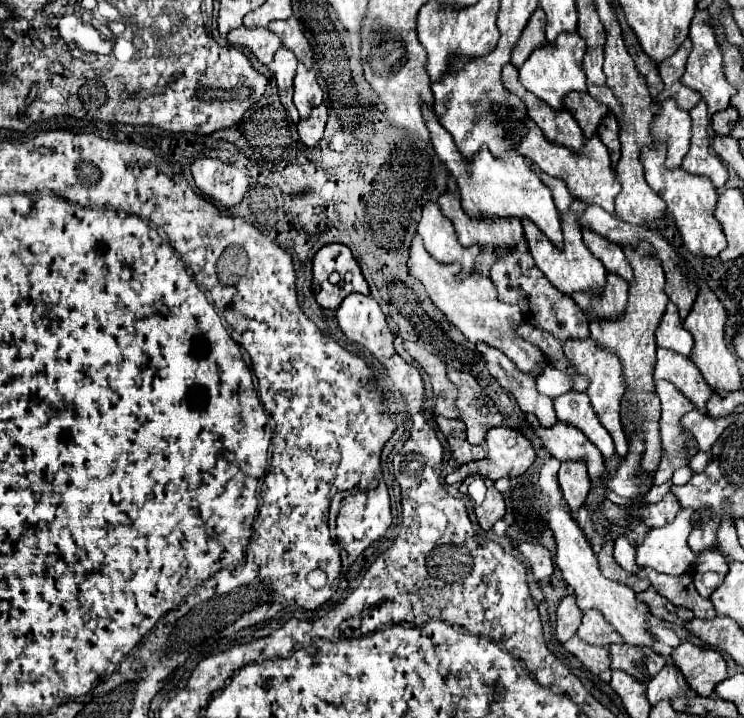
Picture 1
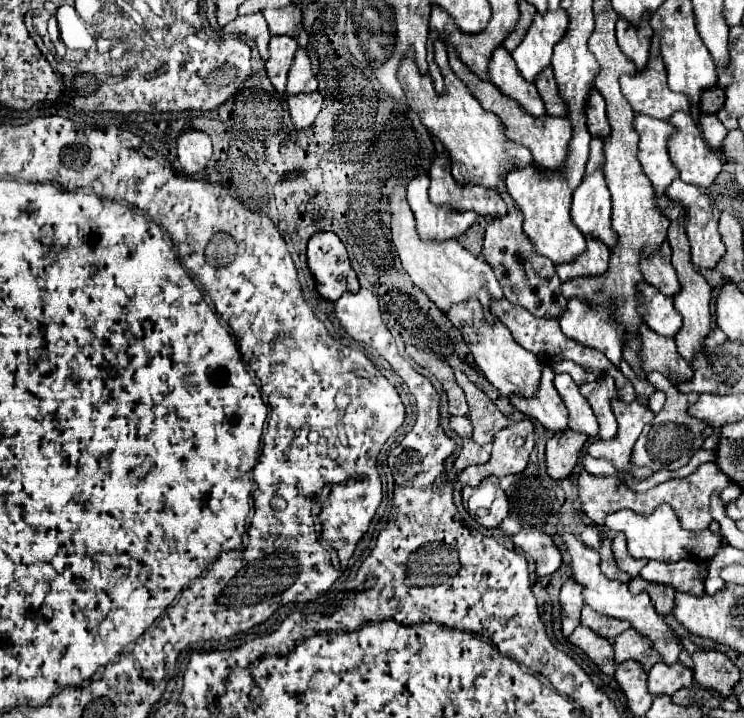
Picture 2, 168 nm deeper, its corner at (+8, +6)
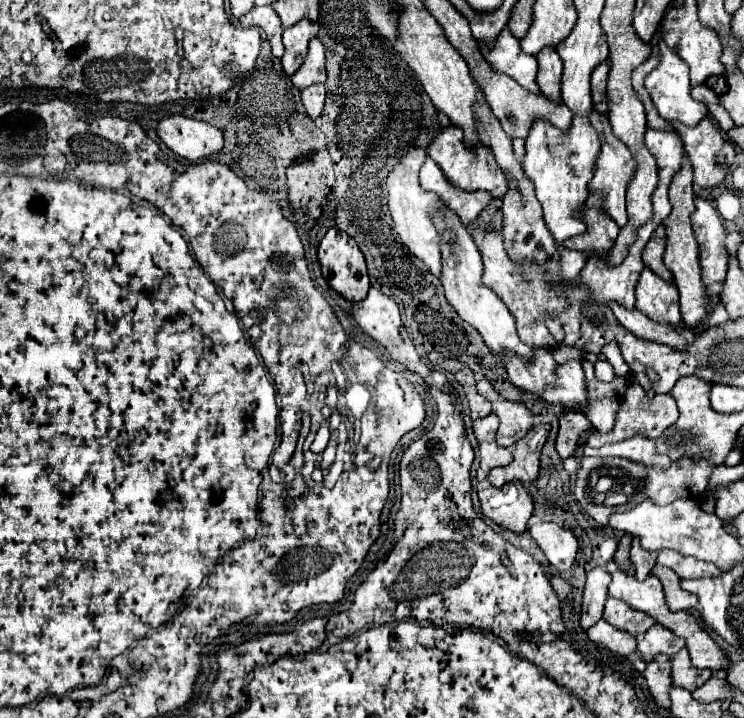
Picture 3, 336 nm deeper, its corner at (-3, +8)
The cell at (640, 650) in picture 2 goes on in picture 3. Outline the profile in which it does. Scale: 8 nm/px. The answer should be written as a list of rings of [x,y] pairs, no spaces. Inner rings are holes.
[[[656,623],[642,635],[642,639],[638,639],[638,649],[636,651],[648,663],[658,653],[674,657],[680,649],[684,649],[684,641],[680,637],[676,637],[674,633],[670,633],[668,629],[664,629],[662,625]]]

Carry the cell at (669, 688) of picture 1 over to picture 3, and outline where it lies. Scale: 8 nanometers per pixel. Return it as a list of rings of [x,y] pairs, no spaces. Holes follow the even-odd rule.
[[[682,649],[672,657],[672,685],[694,691],[710,679],[710,669],[696,669],[688,661],[688,651]]]

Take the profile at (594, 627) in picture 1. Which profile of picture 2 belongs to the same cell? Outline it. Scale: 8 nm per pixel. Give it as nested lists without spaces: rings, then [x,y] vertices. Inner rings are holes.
[[[589,605],[583,607],[581,625],[593,629],[597,635],[601,635],[601,637],[605,637],[609,641],[613,641],[617,635],[621,635],[623,631],[627,631],[631,627],[629,621],[621,621],[621,619],[613,619],[613,617],[601,615],[595,609],[591,609]]]

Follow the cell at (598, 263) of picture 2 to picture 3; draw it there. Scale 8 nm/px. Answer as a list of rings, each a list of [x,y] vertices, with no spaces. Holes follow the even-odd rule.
[[[588,205],[588,209],[584,209],[584,221],[588,221],[588,233],[584,233],[584,237],[564,241],[564,247],[586,255],[608,255],[608,251],[614,247],[620,227],[616,227],[614,221],[608,221],[608,217],[604,217],[596,205]]]

